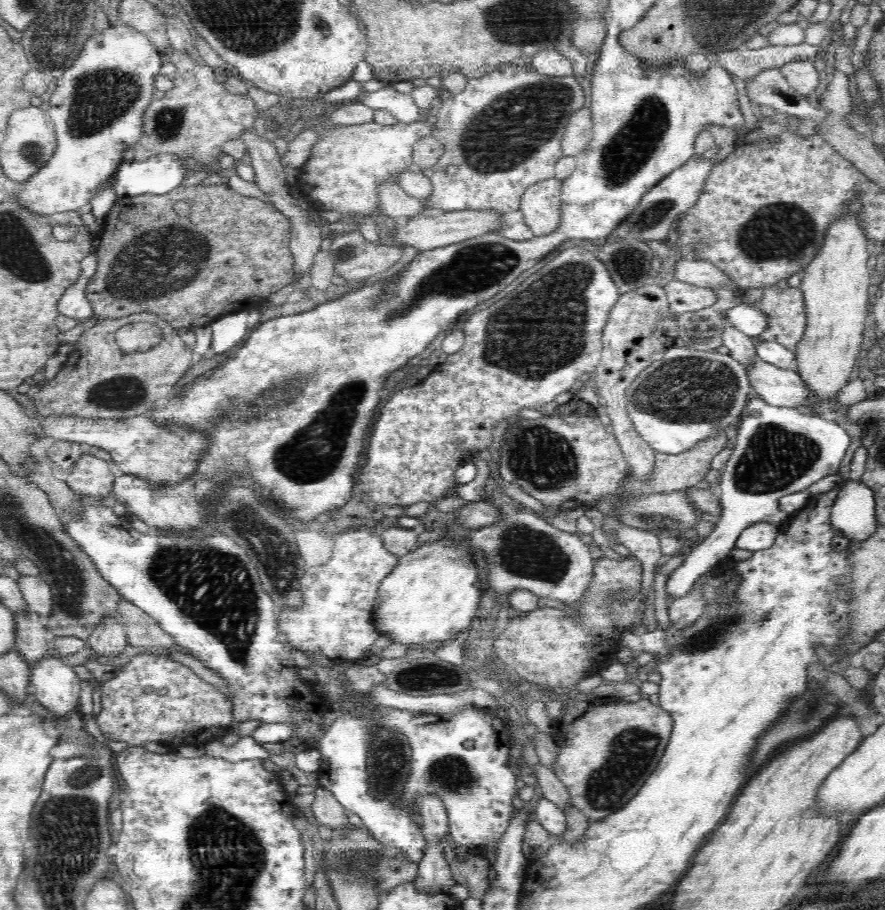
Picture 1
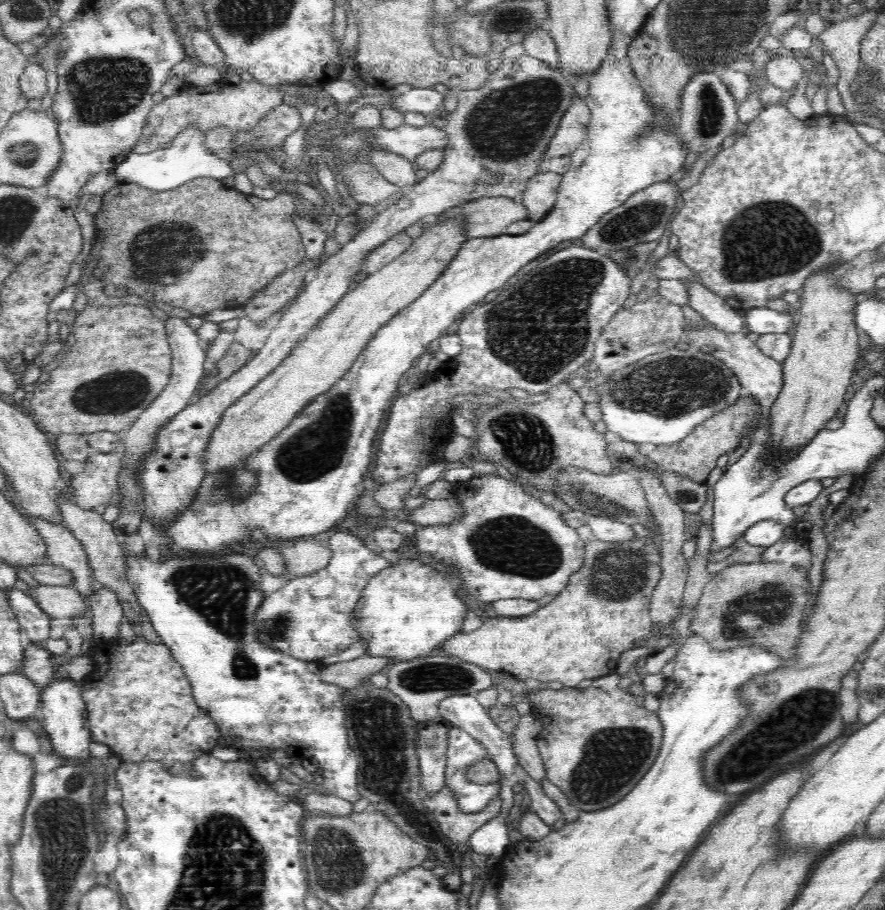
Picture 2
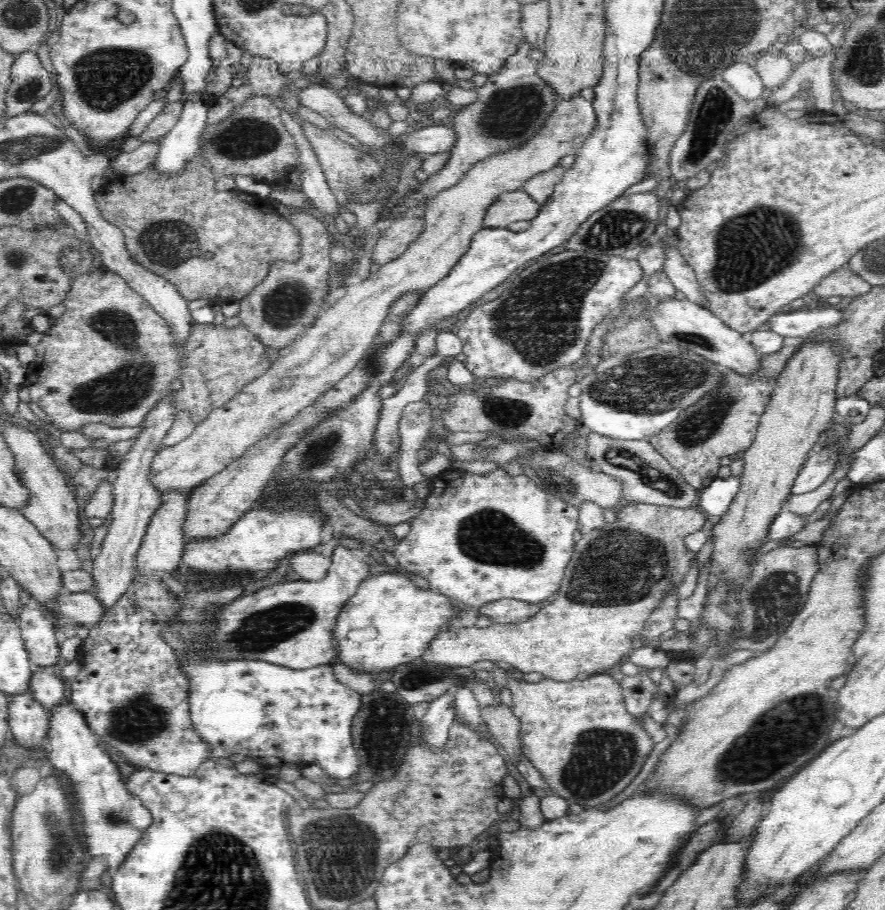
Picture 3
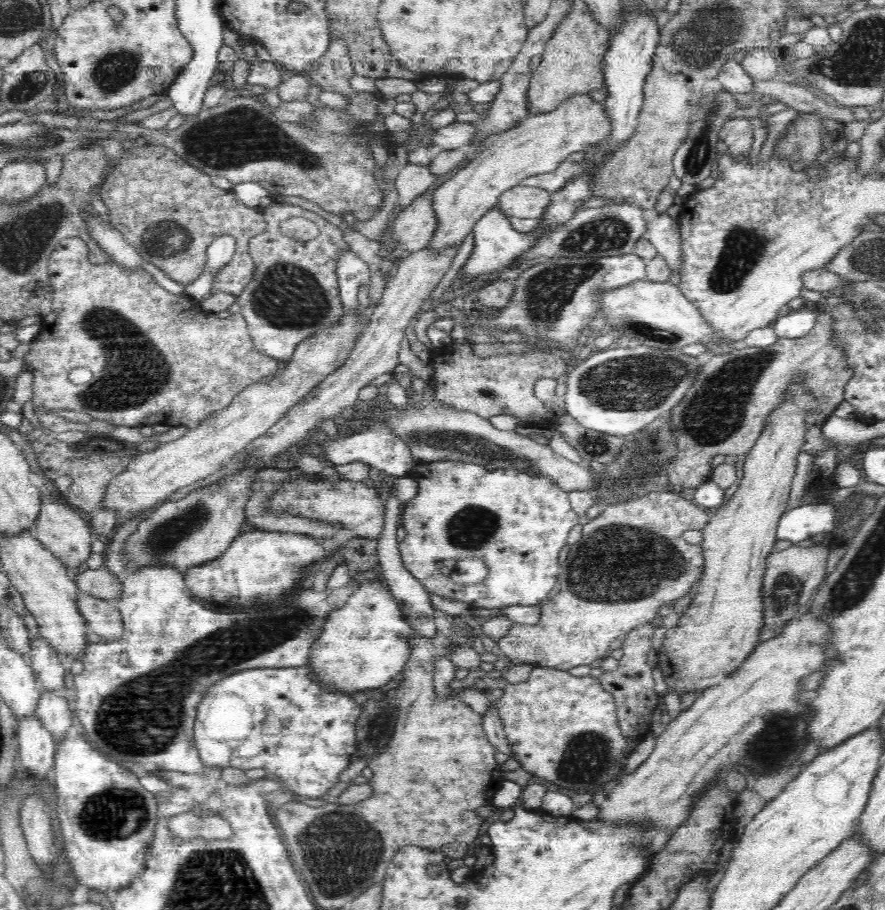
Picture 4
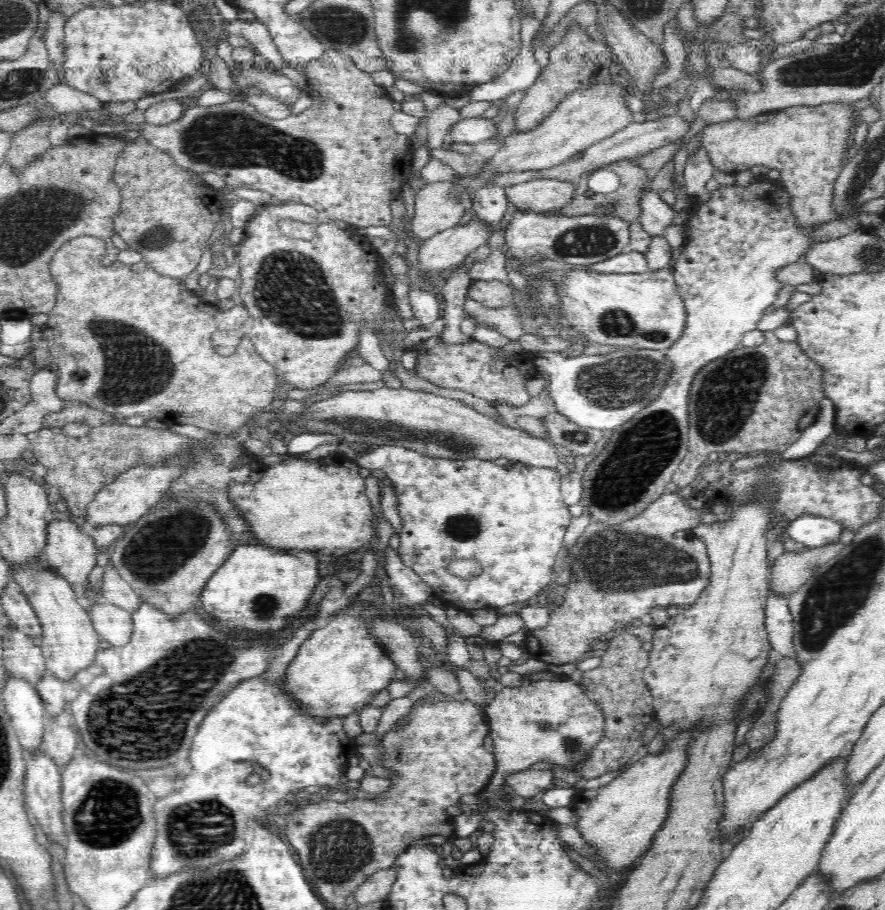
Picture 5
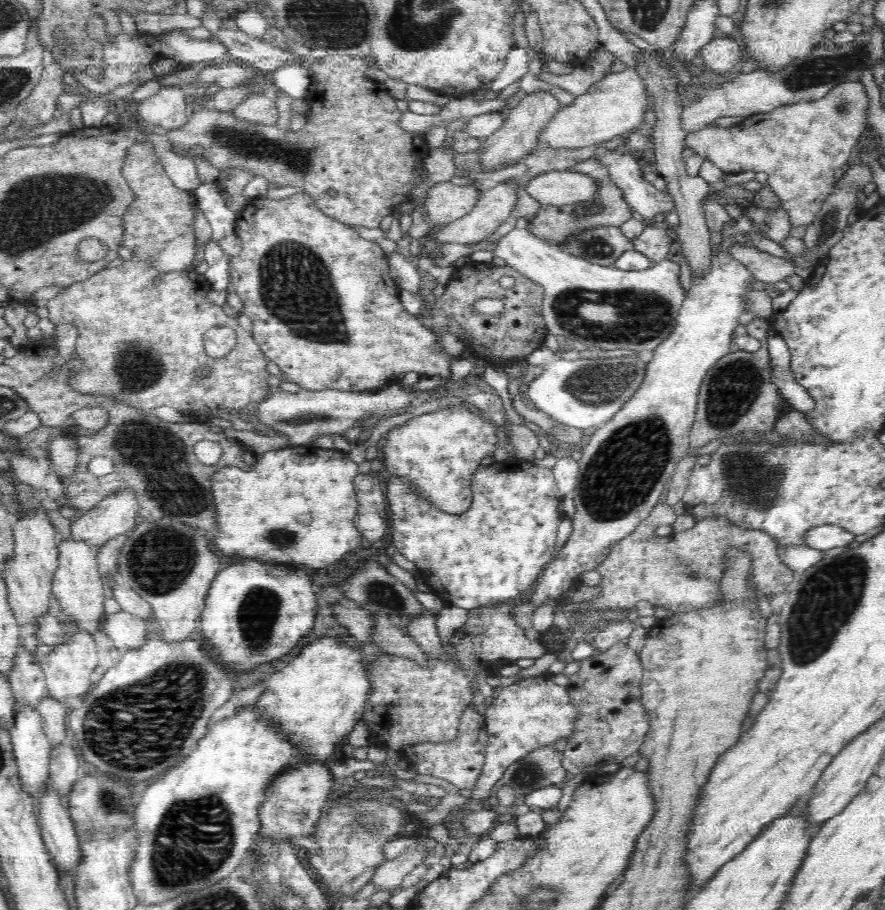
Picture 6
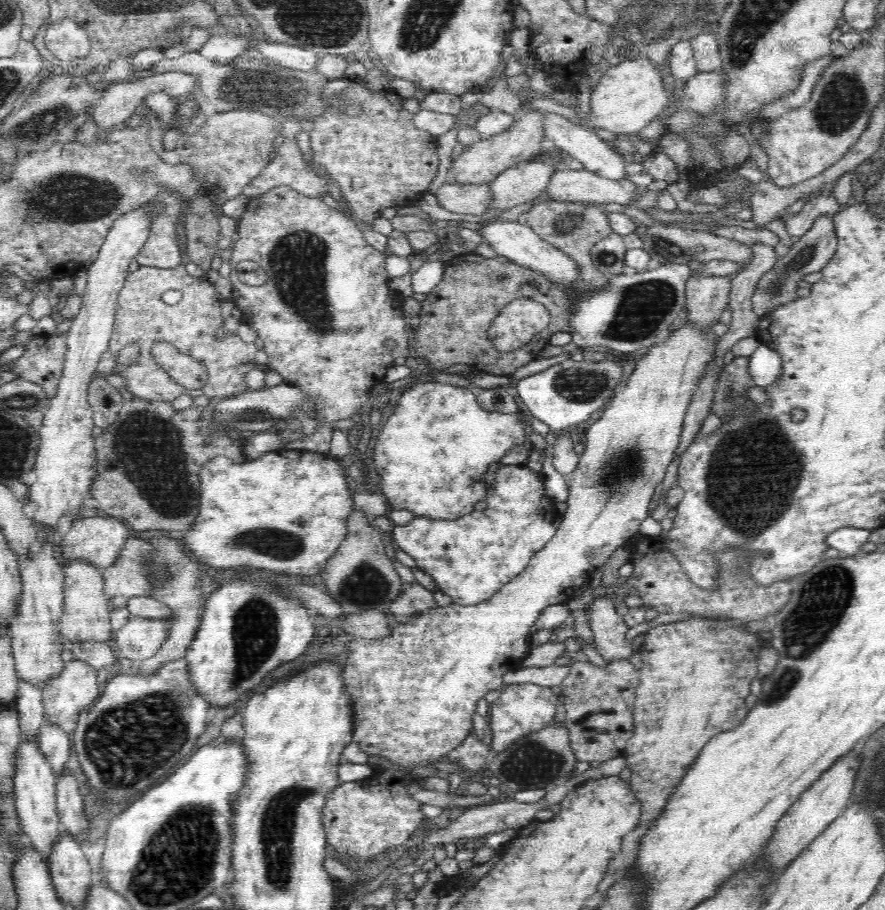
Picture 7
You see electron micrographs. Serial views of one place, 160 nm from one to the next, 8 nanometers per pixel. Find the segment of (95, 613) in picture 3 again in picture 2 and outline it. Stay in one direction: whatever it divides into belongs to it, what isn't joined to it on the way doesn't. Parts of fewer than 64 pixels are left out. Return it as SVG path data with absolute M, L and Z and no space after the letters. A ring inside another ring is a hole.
M70 585L29 587L27 593L51 618L72 618L90 611L88 600Z

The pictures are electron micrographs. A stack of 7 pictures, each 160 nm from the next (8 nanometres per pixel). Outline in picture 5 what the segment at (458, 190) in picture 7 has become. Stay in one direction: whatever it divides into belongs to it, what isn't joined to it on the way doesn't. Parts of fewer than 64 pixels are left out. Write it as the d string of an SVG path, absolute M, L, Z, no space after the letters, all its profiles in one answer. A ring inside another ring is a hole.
M452 180L426 183L417 191L414 218L407 227L410 235L426 241L459 225L465 209L456 201L455 186Z

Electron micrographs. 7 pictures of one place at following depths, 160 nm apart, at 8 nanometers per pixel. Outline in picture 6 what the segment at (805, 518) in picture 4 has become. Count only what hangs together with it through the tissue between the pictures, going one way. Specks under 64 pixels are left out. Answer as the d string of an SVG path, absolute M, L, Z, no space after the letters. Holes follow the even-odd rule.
M836 525L815 526L803 536L803 545L823 552L840 550L850 544L854 537L849 530Z

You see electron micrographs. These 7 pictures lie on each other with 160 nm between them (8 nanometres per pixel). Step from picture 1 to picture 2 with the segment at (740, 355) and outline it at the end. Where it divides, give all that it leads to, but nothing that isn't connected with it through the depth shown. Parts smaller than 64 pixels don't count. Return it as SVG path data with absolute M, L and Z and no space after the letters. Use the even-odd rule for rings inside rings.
M683 280L688 289L689 305L698 311L714 327L726 335L745 331L744 319L726 301L706 288L701 282Z

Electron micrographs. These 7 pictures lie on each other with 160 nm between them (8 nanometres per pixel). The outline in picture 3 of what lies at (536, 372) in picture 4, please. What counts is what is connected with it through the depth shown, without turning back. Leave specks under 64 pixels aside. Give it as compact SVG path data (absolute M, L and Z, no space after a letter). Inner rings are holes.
M568 366L566 368L558 368L552 374L544 374L544 377L540 378L538 382L520 382L515 378L488 378L483 380L483 383L484 385L485 383L494 383L496 379L502 379L503 383L500 386L474 389L483 380L479 377L476 378L474 384L459 387L461 389L458 392L445 392L445 398L449 400L448 405L450 405L450 408L439 412L439 420L442 425L438 426L445 426L450 432L489 432L493 436L500 436L503 442L528 442L528 440L539 442L536 448L522 451L519 454L519 458L522 458L522 456L531 456L534 452L538 452L538 448L539 450L546 451L560 450L576 462L592 468L592 459L588 457L588 439L586 439L586 436L578 436L580 422L572 420L564 412L564 404L566 404L566 400L569 398L568 388L578 380L576 372L572 368L568 368ZM574 434L577 436L575 444L568 445L566 438L574 436Z

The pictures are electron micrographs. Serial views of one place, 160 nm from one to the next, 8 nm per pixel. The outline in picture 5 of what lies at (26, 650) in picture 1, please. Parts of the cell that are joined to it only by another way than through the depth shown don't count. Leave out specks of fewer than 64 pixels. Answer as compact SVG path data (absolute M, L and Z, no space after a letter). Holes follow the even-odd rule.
M56 716L46 717L40 750L48 754L58 767L63 768L74 756L76 744L78 744L78 738L73 725L63 726L56 722Z

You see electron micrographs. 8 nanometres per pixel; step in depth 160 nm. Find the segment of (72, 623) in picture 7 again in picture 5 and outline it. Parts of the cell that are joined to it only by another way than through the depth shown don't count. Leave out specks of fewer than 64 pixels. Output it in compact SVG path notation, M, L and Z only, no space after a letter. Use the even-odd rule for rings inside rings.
M51 519L47 524L47 541L43 550L47 568L64 577L70 585L80 584L90 589L88 574L96 566L97 548L87 529L79 528L72 521Z

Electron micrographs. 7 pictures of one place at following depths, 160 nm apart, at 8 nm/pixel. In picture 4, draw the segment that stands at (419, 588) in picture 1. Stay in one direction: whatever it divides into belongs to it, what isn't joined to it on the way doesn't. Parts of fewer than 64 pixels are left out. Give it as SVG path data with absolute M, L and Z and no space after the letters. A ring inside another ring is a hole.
M380 578L365 581L348 597L348 600L337 609L334 609L326 618L324 630L316 638L310 650L308 665L313 678L317 678L319 684L330 687L334 692L344 692L347 696L352 696L354 692L360 690L381 689L394 676L403 671L410 656L410 643L408 638L414 637L412 627L405 619L396 597L392 595L388 585Z

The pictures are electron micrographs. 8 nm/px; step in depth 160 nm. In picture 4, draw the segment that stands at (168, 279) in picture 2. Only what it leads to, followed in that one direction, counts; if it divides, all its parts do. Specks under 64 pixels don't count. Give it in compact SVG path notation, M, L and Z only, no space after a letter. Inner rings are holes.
M138 142L133 148L126 149L119 163L111 170L103 182L99 195L108 207L108 216L114 229L118 230L144 261L152 263L180 284L190 285L203 274L207 264L207 248L210 243L222 234L230 235L238 240L238 248L244 248L244 254L234 254L234 258L216 276L213 286L222 292L234 294L236 297L244 292L244 288L252 280L255 263L251 258L248 246L252 238L263 234L268 229L262 211L245 206L234 191L221 190L212 183L213 177L198 170L192 164L180 158L172 149Z

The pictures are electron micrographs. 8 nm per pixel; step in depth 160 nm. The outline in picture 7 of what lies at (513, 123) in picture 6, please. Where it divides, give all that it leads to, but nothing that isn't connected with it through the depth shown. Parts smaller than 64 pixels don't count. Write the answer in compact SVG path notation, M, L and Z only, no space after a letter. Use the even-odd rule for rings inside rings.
M538 109L518 110L517 121L504 132L494 136L486 136L478 142L465 148L460 156L452 162L451 167L455 172L456 183L460 185L475 185L489 183L494 180L504 169L512 168L520 162L526 162L536 157L543 149L544 143L544 113Z

